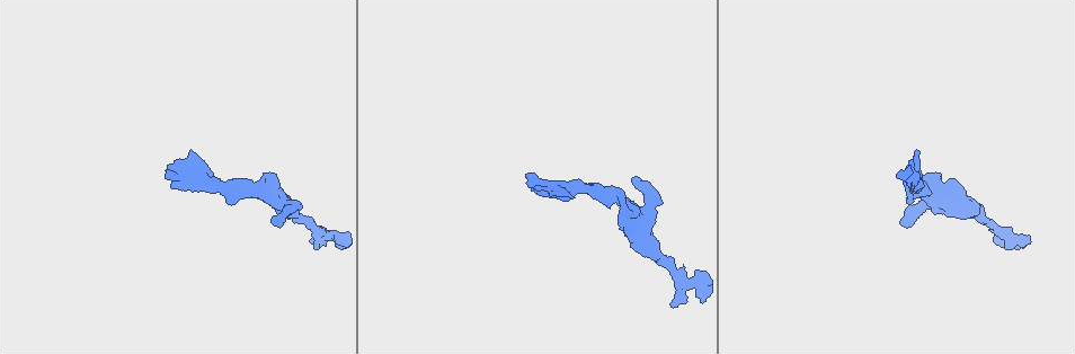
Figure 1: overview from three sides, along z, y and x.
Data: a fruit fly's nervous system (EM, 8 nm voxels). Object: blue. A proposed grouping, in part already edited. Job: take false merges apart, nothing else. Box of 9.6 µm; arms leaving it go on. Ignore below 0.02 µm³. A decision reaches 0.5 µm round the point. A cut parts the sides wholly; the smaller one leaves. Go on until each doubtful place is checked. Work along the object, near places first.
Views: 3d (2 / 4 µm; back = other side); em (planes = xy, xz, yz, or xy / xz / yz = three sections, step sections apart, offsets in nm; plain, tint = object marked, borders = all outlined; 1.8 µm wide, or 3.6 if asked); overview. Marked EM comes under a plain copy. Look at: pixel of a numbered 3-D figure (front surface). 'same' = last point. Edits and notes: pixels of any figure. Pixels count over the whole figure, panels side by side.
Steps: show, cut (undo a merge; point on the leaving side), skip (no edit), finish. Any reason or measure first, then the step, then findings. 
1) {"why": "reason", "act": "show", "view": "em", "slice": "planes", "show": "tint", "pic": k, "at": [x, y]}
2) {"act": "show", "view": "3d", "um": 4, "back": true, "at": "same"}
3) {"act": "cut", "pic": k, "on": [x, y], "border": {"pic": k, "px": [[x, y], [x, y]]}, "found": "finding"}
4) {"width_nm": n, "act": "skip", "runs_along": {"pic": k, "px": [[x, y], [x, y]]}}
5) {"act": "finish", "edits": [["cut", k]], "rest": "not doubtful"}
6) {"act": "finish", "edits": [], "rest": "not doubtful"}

{"why": "branch point", "act": "show", "view": "3d", "um": 4, "pic": 1, "at": [322, 235]}

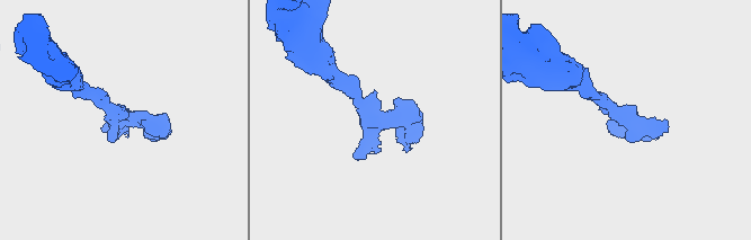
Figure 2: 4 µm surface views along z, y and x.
{"act": "show", "view": "em", "um": 3.6, "slice": "xz", "step": 4, "show": "tint", "pic": 2, "at": [119, 114]}

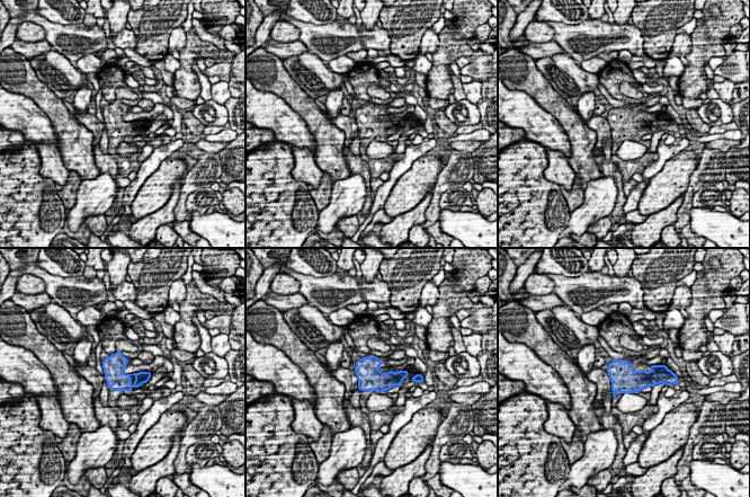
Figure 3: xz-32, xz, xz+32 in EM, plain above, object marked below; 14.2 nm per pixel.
{"why": "another direction", "act": "show", "view": "em", "um": 3.6, "slice": "planes", "show": "tint", "at": "same"}

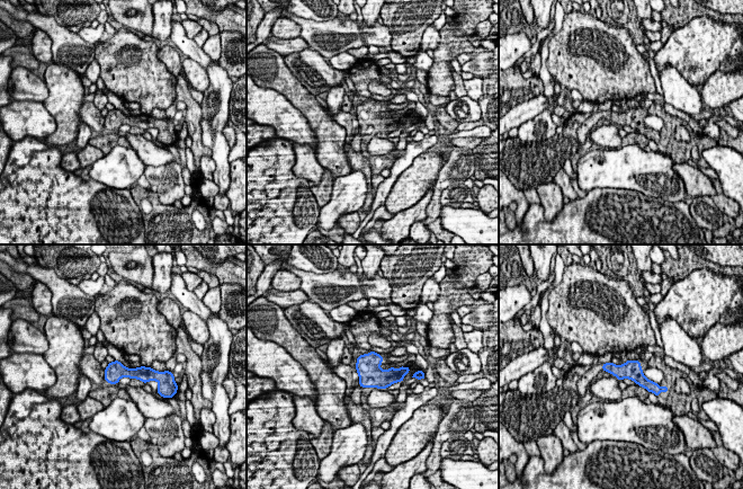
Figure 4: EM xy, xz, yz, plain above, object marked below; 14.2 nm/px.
{"act": "skip", "runs_along": {"pic": 4, "px": [[606, 366], [632, 371], [652, 388]]}, "found": "all the same neuron"}

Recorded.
{"why": "sudden change in width", "act": "show", "view": "3d", "um": 4, "pic": 1, "at": [972, 210]}

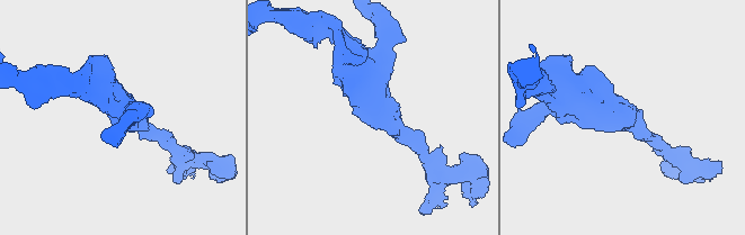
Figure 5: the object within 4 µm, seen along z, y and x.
{"arm_widths_nm": [180, 480], "act": "show", "view": "em", "slice": "yz", "step": 16, "show": "tint", "pic": 5, "at": [386, 118]}

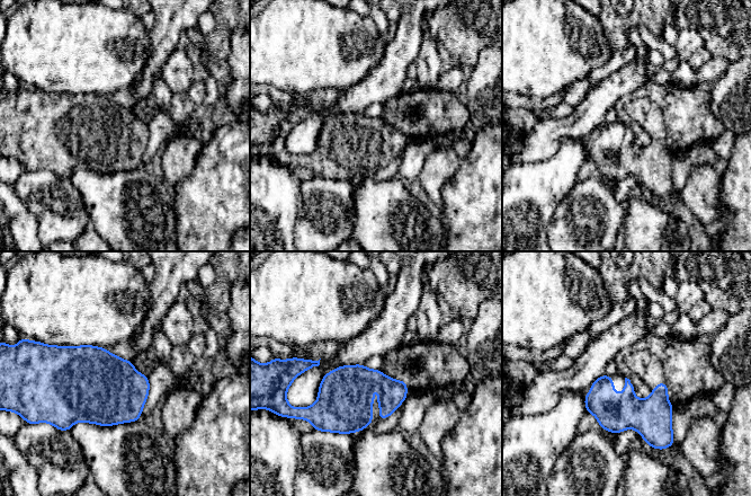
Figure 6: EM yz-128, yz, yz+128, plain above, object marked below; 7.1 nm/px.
{"act": "show", "view": "em", "slice": "planes", "show": "tint", "at": "same"}

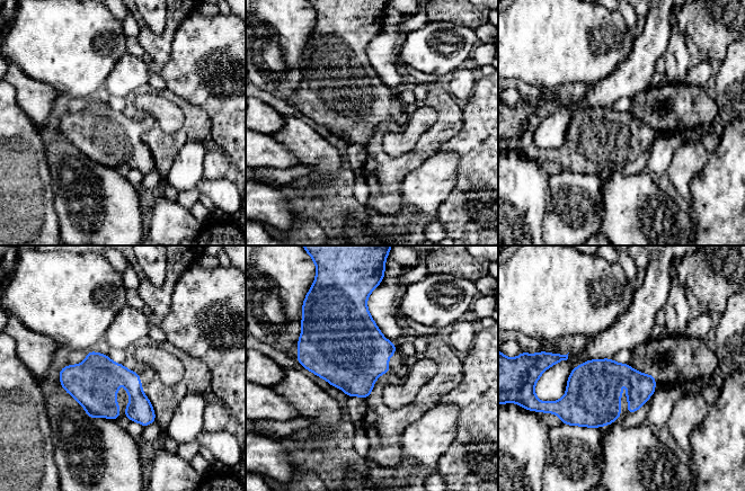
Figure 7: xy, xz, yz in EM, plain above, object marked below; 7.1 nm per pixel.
{"act": "skip", "found": "all the same neuron"}

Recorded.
{"why": "two arms at a narrow angle", "act": "show", "view": "3d", "um": 2, "pic": 1, "at": [639, 219]}

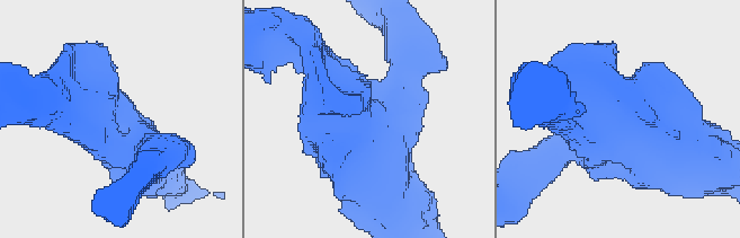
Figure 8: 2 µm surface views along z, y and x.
{"why": "need the tissue", "act": "show", "view": "em", "um": 3.6, "slice": "planes", "show": "tint", "pic": 8, "at": [619, 134]}

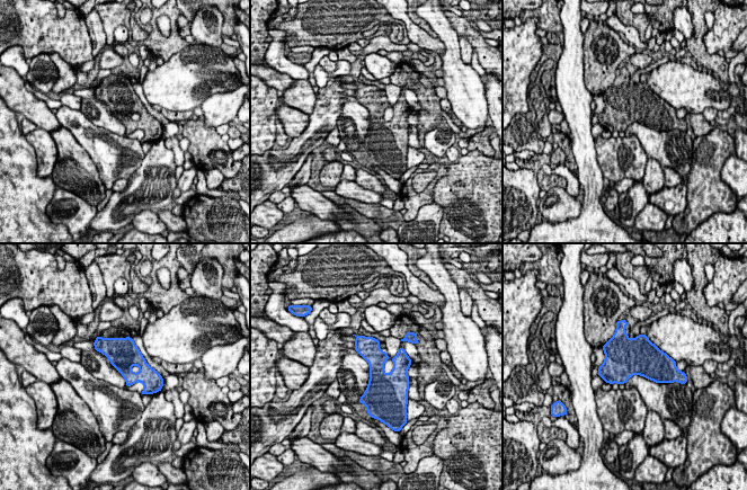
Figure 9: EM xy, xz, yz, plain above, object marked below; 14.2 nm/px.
{"act": "skip", "found": "one neuron here"}

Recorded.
{"act": "show", "view": "em", "slice": "xz", "step": 8, "show": "tint", "pic": 1, "at": [911, 181]}

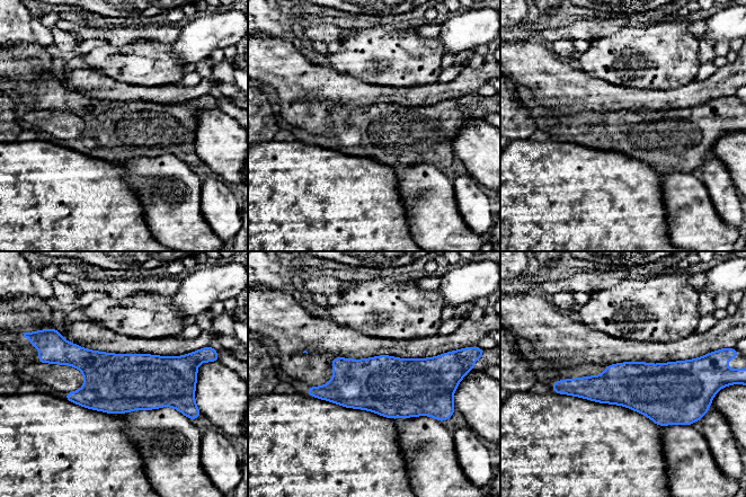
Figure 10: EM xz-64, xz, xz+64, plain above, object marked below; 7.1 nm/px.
{"act": "show", "view": "em", "slice": "planes", "show": "tint", "at": "same"}

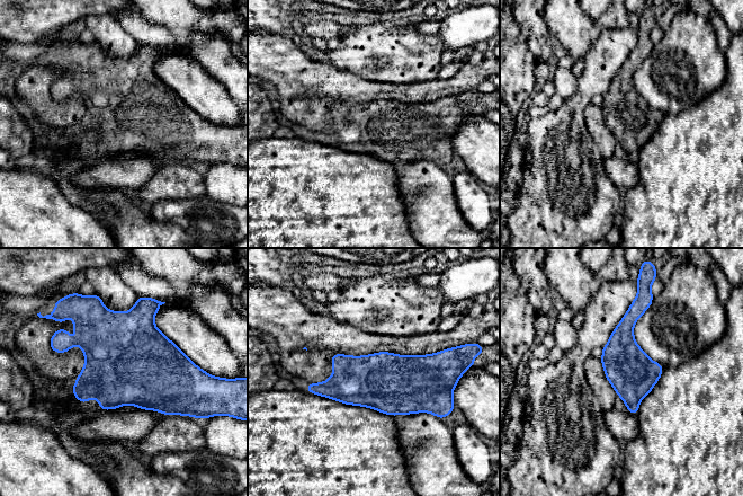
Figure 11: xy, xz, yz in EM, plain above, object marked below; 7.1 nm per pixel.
{"act": "skip", "found": "one neuron here"}

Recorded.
{"act": "finish", "edits": [], "rest": "not doubtful"}

